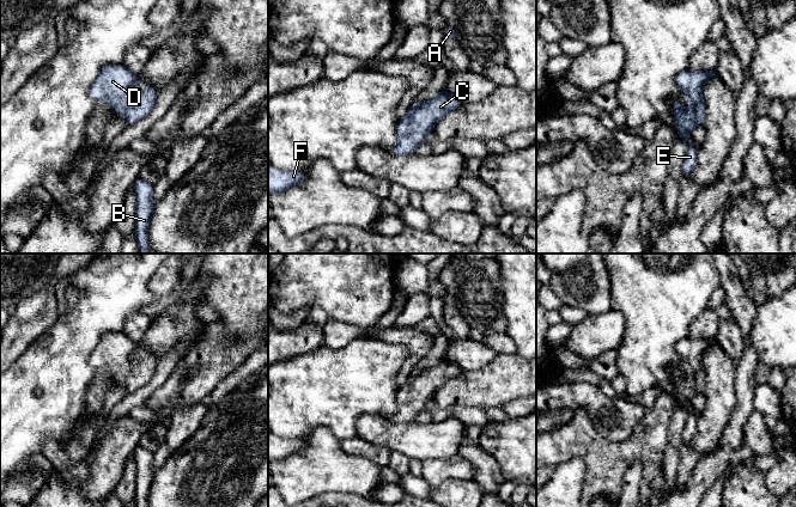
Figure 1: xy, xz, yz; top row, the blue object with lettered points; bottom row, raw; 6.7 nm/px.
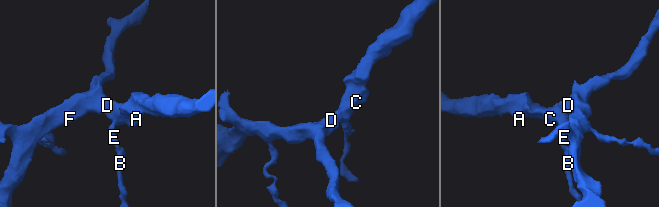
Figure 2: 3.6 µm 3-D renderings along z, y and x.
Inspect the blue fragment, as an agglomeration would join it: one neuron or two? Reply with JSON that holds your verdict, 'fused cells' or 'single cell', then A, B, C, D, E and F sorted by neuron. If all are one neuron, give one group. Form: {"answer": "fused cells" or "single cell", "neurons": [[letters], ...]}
{"answer": "single cell", "neurons": [["A", "B", "C", "D", "E", "F"]]}

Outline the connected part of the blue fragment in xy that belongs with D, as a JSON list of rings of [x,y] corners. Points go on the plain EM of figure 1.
[[[107,332],[91,353],[89,362],[96,369],[109,368],[113,378],[123,384],[127,392],[134,392],[148,384],[157,368],[157,360],[151,354],[144,354],[135,362],[136,352],[138,343],[123,332]]]

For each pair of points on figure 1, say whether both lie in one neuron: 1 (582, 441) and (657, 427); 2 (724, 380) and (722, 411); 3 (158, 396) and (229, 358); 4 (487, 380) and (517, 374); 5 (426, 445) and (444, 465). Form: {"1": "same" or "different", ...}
{"1": "same", "2": "same", "3": "same", "4": "same", "5": "different"}

